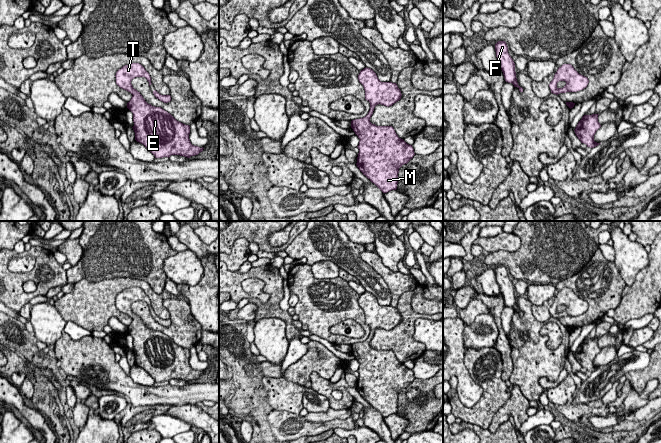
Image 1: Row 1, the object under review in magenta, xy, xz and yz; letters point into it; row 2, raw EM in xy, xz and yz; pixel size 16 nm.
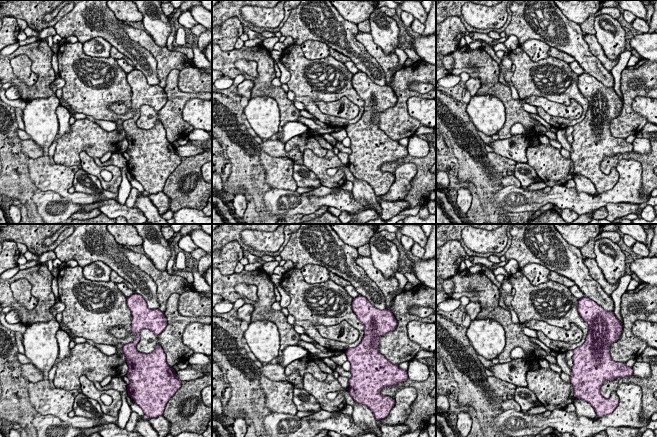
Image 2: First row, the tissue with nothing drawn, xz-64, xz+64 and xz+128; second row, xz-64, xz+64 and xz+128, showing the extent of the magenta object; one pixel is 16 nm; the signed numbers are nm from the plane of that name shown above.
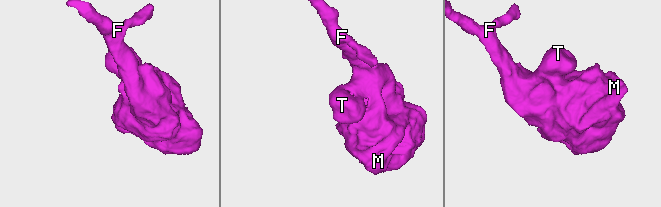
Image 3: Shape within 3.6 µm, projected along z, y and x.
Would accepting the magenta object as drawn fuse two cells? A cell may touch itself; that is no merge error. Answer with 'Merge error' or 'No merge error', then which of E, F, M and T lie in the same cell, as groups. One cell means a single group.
No merge error. Groups: E F M T

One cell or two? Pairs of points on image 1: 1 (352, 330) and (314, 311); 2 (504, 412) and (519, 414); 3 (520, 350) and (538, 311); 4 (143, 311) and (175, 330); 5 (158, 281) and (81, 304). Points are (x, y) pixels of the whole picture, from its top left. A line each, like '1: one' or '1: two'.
1: two
2: one
3: two
4: one
5: two

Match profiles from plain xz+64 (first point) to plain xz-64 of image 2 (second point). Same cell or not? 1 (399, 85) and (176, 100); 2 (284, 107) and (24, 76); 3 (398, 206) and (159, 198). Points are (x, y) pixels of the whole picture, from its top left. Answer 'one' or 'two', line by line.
1: one
2: two
3: one

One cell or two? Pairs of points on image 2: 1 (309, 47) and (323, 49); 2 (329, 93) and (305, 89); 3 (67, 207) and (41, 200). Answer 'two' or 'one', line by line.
1: one
2: one
3: one

